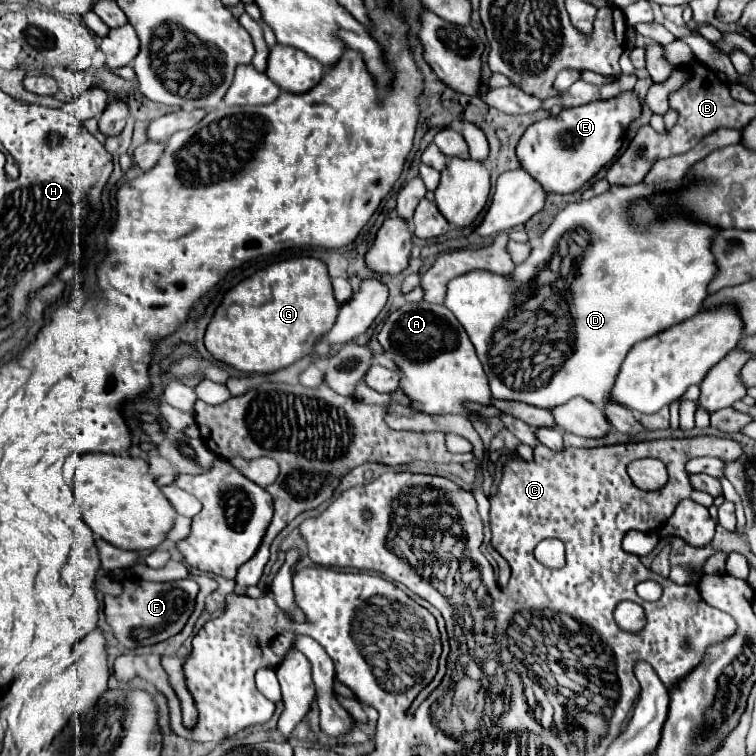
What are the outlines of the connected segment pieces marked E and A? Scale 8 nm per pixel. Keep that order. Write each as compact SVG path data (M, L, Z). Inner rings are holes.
M635 91L621 93L613 99L591 101L581 107L561 109L557 117L547 117L531 125L517 145L521 167L535 177L547 193L579 191L593 175L599 173L621 149L627 127L643 113L643 99Z
M427 301L405 303L387 317L379 331L379 343L385 351L393 353L393 359L401 369L401 389L407 393L415 409L429 415L459 413L473 417L463 409L463 401L491 403L487 375L475 355L475 347L447 307Z

